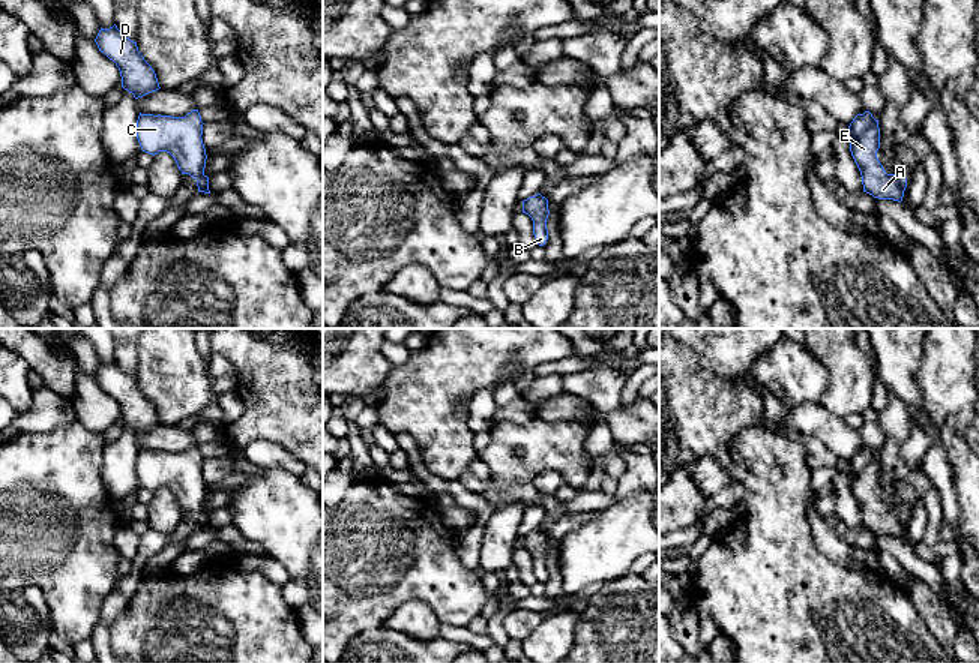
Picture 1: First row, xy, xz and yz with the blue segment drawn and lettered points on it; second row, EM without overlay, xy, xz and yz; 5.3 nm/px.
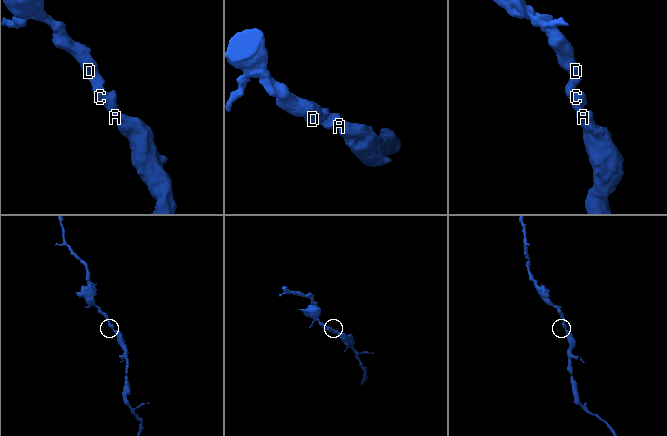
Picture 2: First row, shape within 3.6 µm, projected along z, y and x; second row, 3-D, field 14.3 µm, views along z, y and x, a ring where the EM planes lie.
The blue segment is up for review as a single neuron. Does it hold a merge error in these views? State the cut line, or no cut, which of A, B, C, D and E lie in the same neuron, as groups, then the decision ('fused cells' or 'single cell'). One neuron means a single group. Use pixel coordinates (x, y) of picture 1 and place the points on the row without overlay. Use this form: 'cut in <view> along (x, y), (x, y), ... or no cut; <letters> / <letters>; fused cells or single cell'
no cut; A B C D E; single cell

